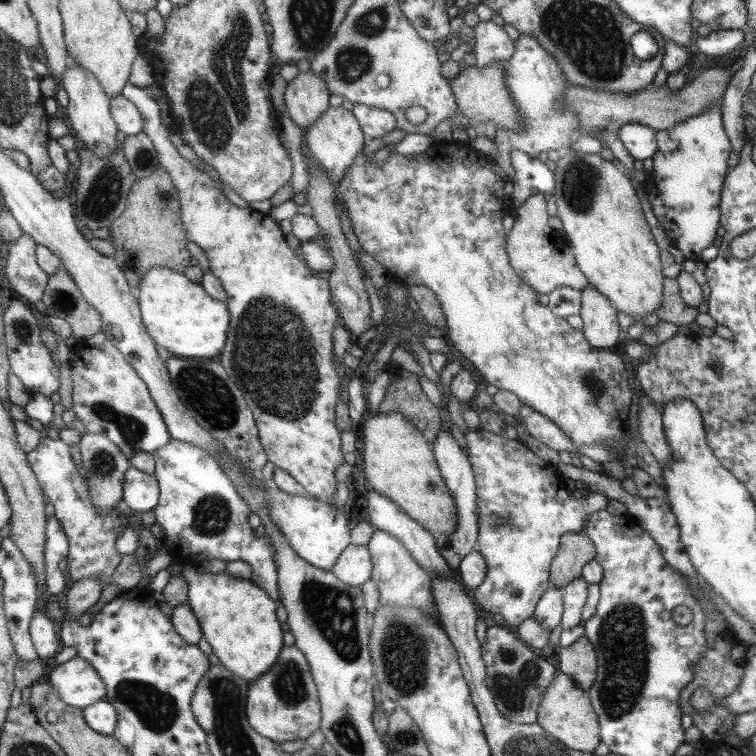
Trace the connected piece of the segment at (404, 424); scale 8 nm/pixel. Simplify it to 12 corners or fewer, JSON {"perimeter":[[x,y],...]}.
{"perimeter":[[400,413],[364,424],[369,490],[429,533],[460,520],[432,444]]}

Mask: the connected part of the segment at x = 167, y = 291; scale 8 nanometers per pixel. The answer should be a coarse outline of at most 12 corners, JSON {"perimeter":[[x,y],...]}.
{"perimeter":[[156,266],[138,295],[148,334],[171,356],[224,350],[227,303]]}

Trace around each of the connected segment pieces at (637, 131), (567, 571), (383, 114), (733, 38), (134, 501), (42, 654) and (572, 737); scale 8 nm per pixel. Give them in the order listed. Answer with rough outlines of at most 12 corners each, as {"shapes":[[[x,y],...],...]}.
{"shapes":[[[643,124],[617,128],[626,150],[636,160],[658,152],[658,132]],[[563,535],[552,562],[552,586],[583,576],[596,557],[587,535]],[[359,104],[349,107],[369,139],[398,127],[390,111]],[[746,30],[695,34],[693,50],[720,57],[744,40]],[[130,466],[124,502],[142,514],[159,506],[159,482]],[[39,606],[30,622],[39,659],[50,661],[60,648],[58,634]],[[558,674],[538,724],[574,754],[602,740],[590,695]]]}

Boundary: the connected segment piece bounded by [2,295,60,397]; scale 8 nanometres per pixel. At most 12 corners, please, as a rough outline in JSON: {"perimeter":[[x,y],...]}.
{"perimeter":[[14,295],[2,318],[11,373],[29,394],[60,388],[41,326]]}

